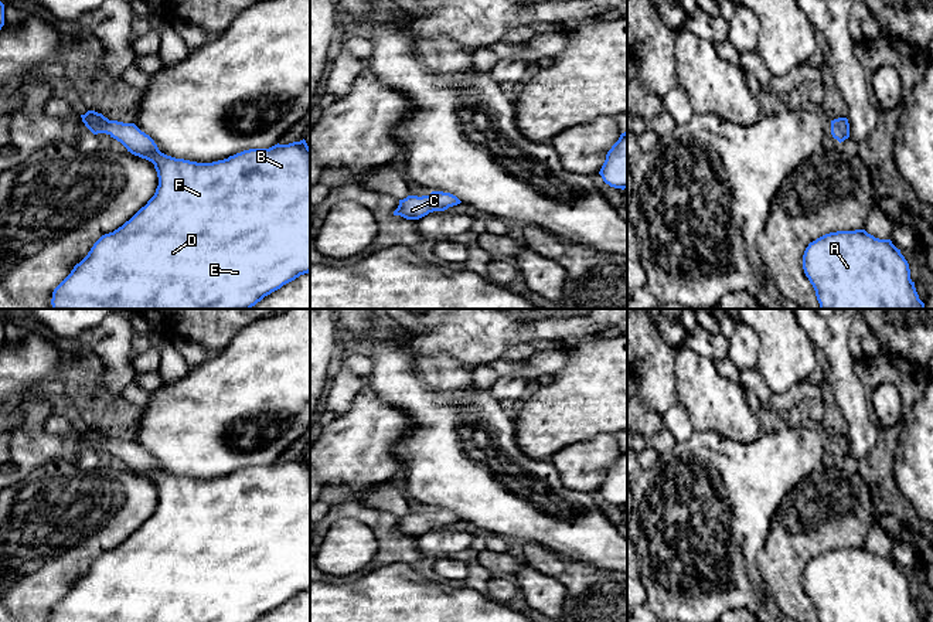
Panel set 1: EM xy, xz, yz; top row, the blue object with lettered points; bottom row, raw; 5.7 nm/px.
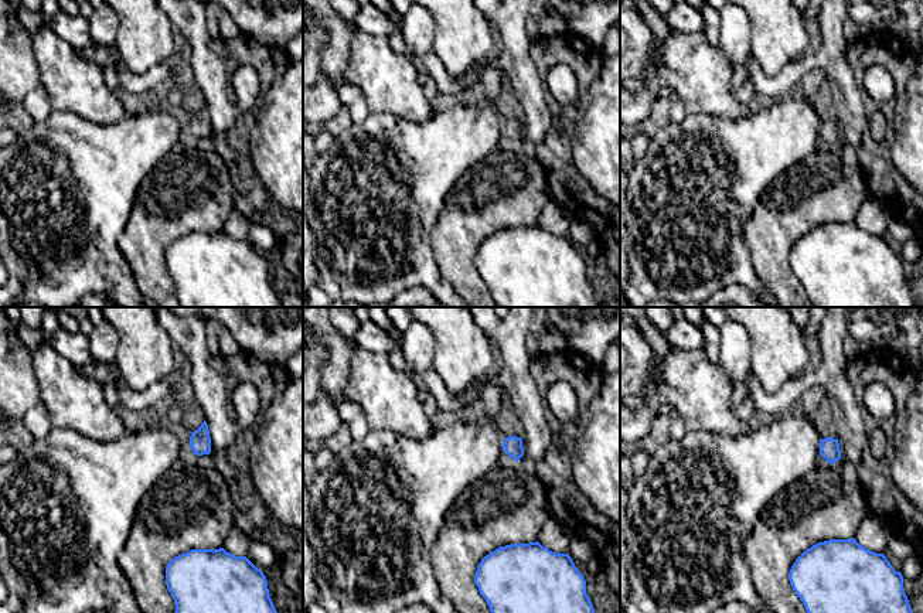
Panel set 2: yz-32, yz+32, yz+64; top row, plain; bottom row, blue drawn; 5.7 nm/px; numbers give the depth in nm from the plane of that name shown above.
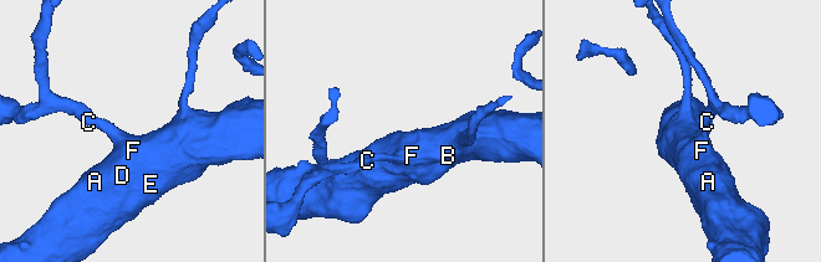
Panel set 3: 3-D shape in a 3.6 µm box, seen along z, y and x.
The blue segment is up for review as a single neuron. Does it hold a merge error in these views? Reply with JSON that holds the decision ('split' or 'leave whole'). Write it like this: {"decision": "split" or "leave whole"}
{"decision": "leave whole"}

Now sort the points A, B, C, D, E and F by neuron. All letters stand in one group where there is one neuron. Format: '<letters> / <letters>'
A B C D E F

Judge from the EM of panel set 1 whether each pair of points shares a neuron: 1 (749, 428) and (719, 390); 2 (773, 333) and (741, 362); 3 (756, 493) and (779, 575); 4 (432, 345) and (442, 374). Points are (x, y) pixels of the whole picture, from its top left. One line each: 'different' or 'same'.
1: same
2: different
3: different
4: different

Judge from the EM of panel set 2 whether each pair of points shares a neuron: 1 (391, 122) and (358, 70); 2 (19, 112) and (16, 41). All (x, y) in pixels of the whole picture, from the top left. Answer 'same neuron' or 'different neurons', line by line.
1: different neurons
2: same neuron

